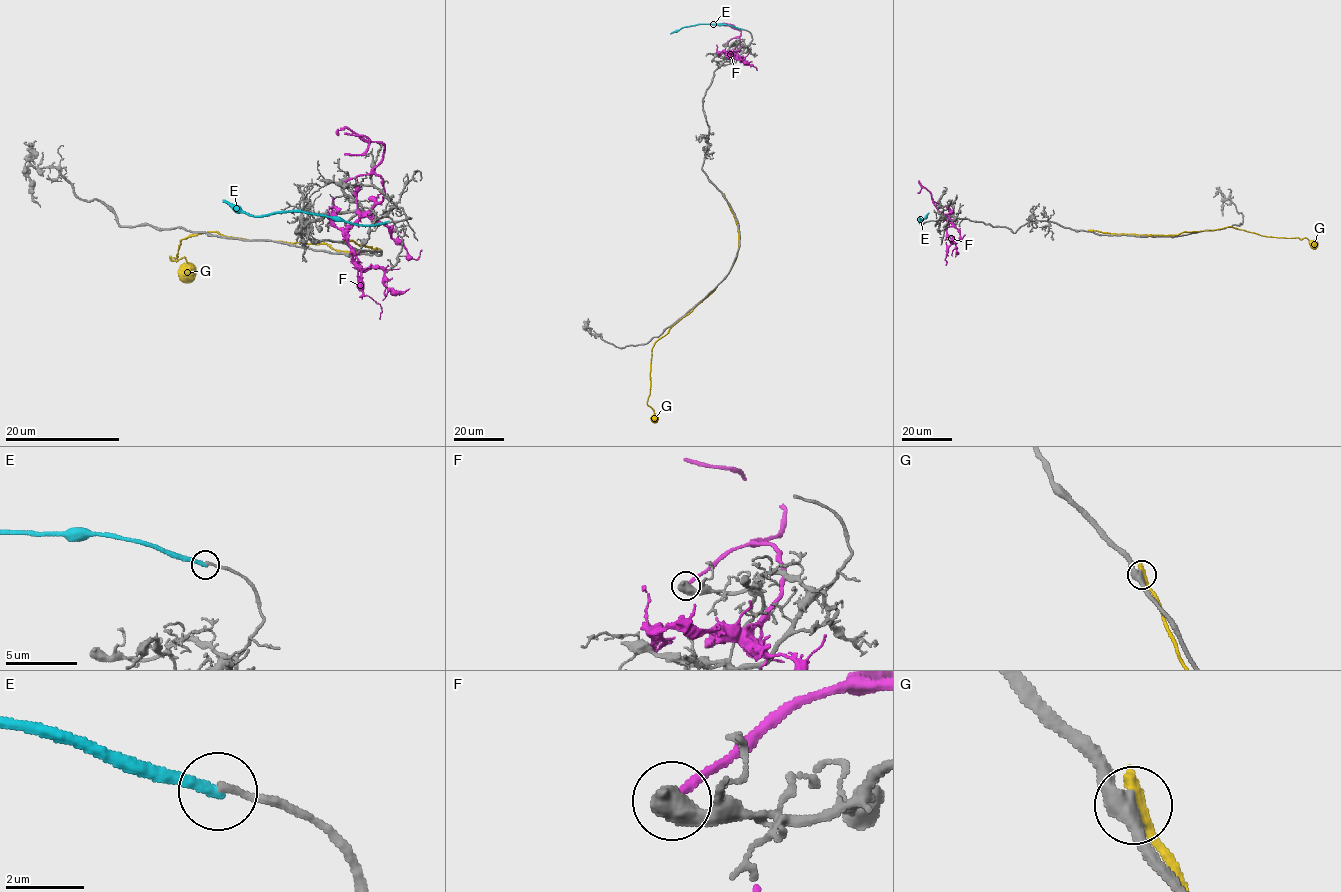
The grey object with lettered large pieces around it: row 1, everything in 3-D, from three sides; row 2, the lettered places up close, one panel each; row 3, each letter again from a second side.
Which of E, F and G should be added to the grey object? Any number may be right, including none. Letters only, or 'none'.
none

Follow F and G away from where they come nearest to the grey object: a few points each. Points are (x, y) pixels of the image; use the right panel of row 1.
F: (940, 205), (932, 201), (947, 216), (947, 235), (955, 244), (956, 251)
G: (1091, 230), (1177, 235), (1231, 226), (1263, 236), (1306, 238), (1316, 248)

